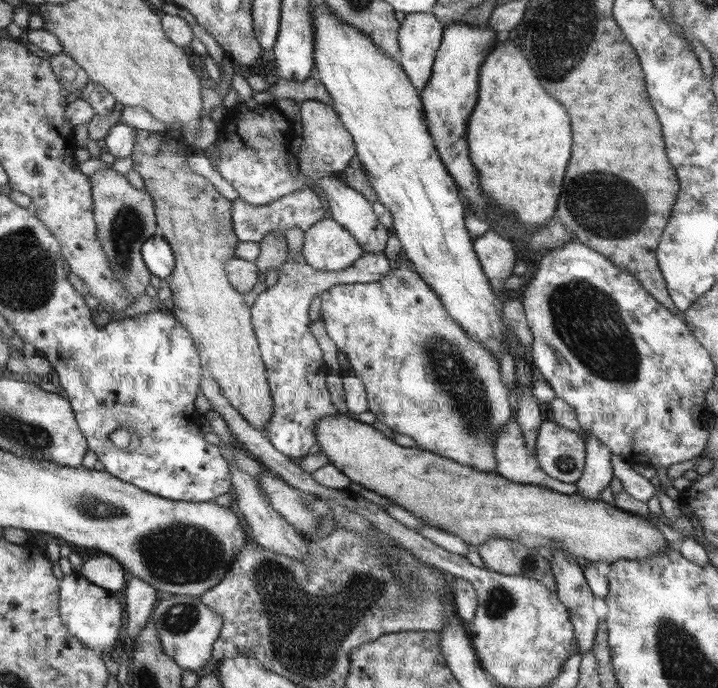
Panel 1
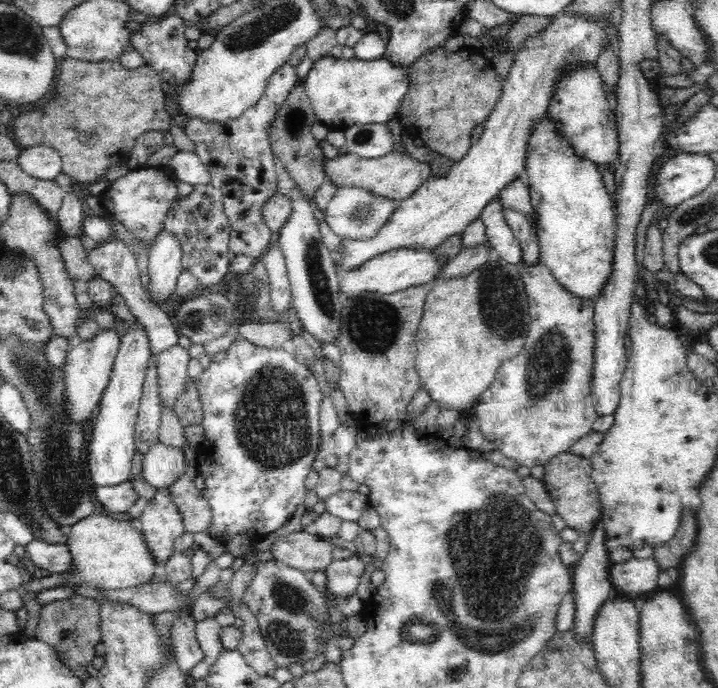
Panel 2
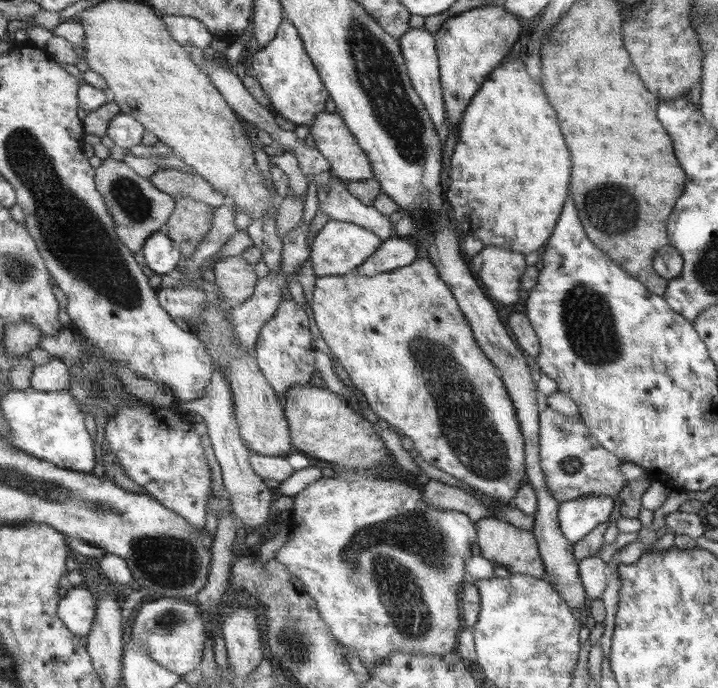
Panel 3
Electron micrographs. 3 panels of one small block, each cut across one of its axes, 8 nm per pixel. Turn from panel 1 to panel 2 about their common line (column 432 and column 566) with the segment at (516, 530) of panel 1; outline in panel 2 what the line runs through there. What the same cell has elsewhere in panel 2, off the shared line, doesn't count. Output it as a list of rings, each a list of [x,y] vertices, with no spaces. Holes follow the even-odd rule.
[[[566,452],[556,454],[543,467],[545,472],[542,482],[555,504],[556,512],[560,514],[568,528],[572,528],[580,534],[590,534],[594,530],[594,526],[600,523],[602,516],[599,492],[591,477],[593,472],[591,460],[581,455]]]

